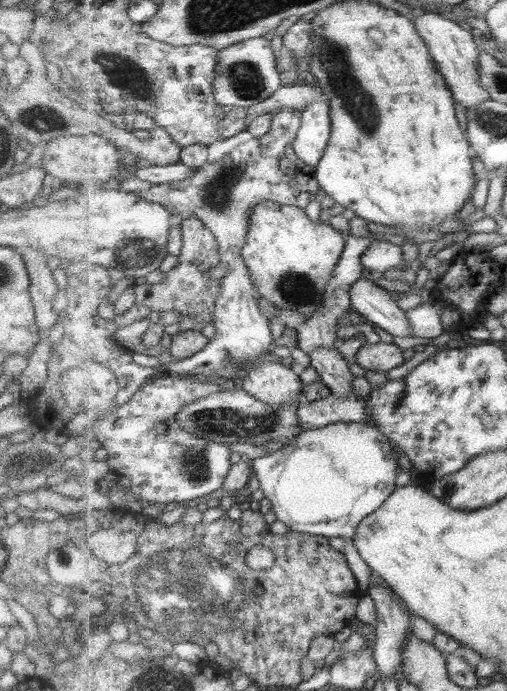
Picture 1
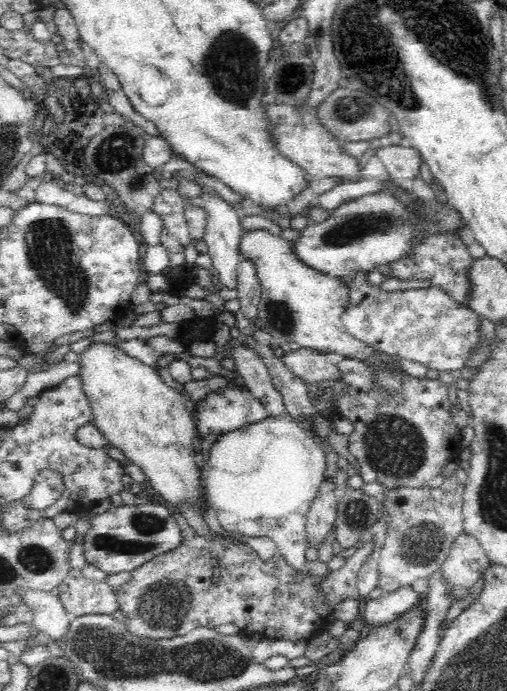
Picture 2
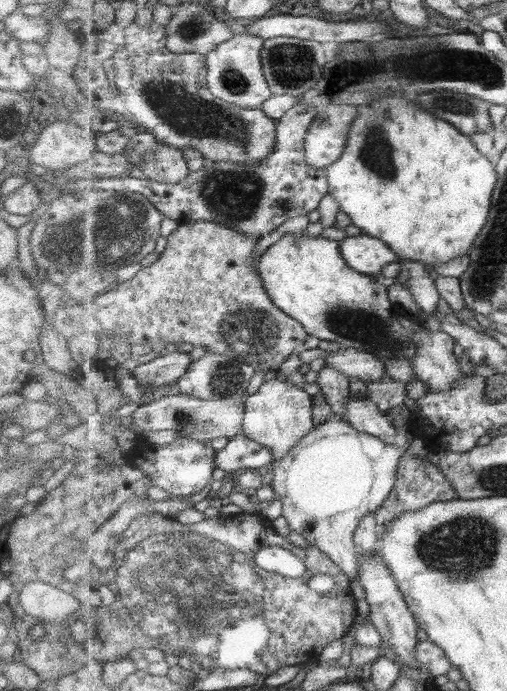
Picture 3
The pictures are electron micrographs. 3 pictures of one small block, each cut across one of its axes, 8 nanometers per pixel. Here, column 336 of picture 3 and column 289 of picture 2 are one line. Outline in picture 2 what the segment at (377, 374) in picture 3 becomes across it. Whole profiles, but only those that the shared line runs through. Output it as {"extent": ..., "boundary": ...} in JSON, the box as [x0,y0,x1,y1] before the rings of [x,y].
{"extent":[281,347,342,385],"boundary":[[[292,347],[281,357],[286,367],[308,385],[342,378],[342,371],[338,369],[338,365],[330,363],[326,353],[319,353],[313,348]]]}

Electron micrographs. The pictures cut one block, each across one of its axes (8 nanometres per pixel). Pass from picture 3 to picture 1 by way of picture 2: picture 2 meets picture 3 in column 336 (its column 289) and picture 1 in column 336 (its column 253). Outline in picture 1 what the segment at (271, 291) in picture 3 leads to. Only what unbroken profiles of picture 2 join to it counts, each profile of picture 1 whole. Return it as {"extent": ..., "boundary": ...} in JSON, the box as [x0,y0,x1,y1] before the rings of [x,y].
{"extent":[243,200,346,319],"boundary":[[[271,200],[255,205],[248,222],[249,231],[247,243],[243,249],[243,258],[249,267],[249,271],[251,271],[257,294],[262,299],[273,302],[279,308],[298,310],[304,319],[311,317],[322,304],[327,282],[333,277],[333,269],[344,253],[346,238],[333,226],[311,220],[307,216],[305,208],[295,205],[282,205]]]}

